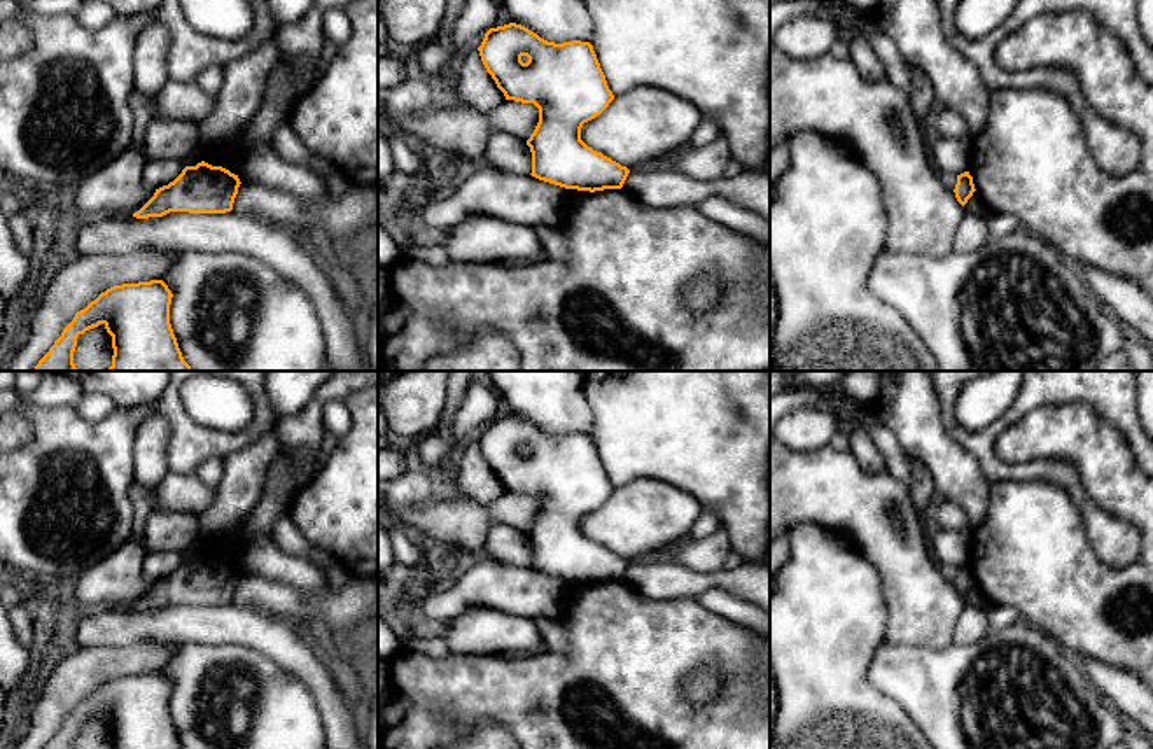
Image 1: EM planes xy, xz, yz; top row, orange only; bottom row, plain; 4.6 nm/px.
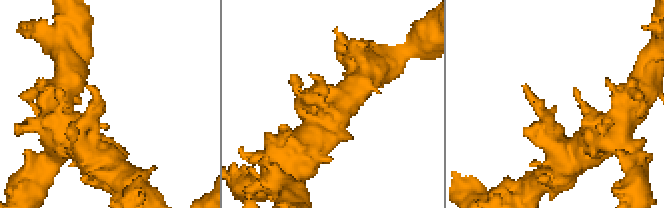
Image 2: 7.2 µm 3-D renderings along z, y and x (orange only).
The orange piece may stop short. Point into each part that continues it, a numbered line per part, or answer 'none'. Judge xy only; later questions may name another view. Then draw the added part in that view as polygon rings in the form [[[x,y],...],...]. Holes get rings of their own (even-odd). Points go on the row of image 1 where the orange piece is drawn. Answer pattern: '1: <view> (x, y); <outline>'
none

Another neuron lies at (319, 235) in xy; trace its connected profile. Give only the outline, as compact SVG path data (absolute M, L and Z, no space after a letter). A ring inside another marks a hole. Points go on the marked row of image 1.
M317 224L313 229L308 231L308 234L311 236L311 242L315 245L315 248L320 252L320 256L327 261L332 261L336 256L336 245L334 242L329 238L327 231Z

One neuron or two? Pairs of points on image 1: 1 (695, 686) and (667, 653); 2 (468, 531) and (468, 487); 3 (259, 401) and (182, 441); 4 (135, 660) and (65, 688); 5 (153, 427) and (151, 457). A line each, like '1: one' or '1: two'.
1: two
2: two
3: one
4: one
5: one

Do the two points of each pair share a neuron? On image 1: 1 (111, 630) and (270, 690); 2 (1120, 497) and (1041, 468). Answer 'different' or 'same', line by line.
1: different
2: different

